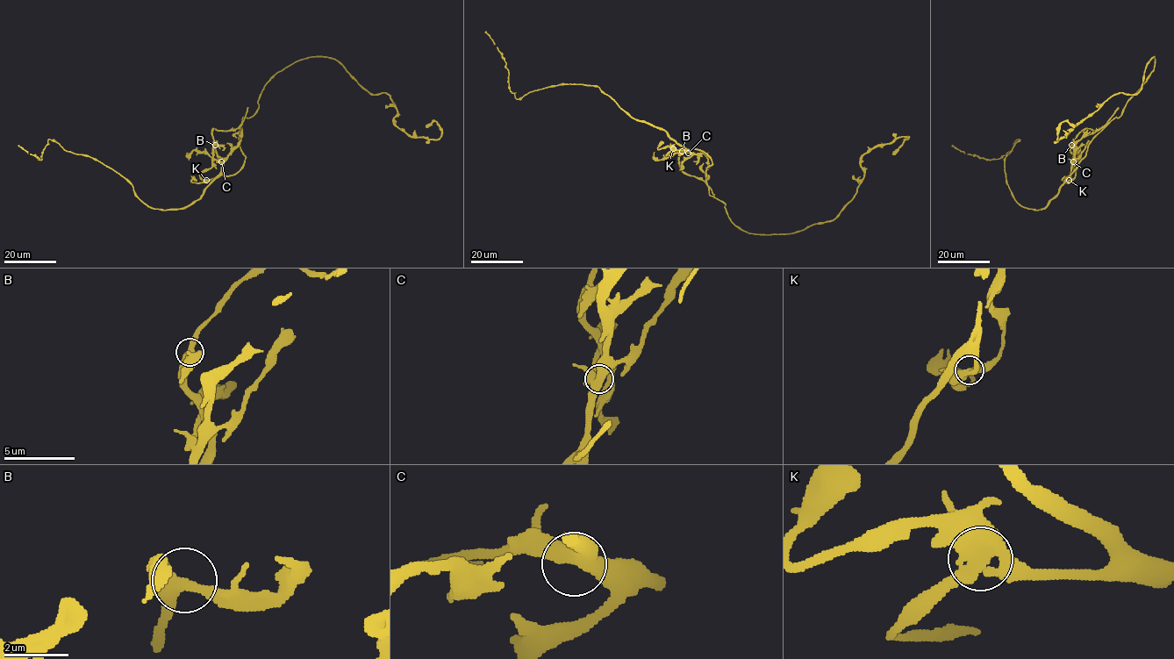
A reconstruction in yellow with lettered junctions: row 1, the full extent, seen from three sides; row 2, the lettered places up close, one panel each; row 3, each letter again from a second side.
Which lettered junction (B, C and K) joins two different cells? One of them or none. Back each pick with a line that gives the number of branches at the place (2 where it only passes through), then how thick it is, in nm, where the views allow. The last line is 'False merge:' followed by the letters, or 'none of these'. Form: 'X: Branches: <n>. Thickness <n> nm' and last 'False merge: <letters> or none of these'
K: Branches: 3. Thickness 480 nm
False merge: K

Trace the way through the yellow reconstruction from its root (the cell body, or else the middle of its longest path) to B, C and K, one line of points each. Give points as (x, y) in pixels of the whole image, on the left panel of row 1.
B: (239, 138), (239, 127), (225, 131), (213, 128), (211, 135), (215, 145)
C: (239, 138), (241, 151), (246, 157), (242, 168), (233, 175), (225, 175), (221, 173), (221, 161)
K: (239, 138), (241, 151), (246, 157), (242, 168), (233, 175), (206, 180)

